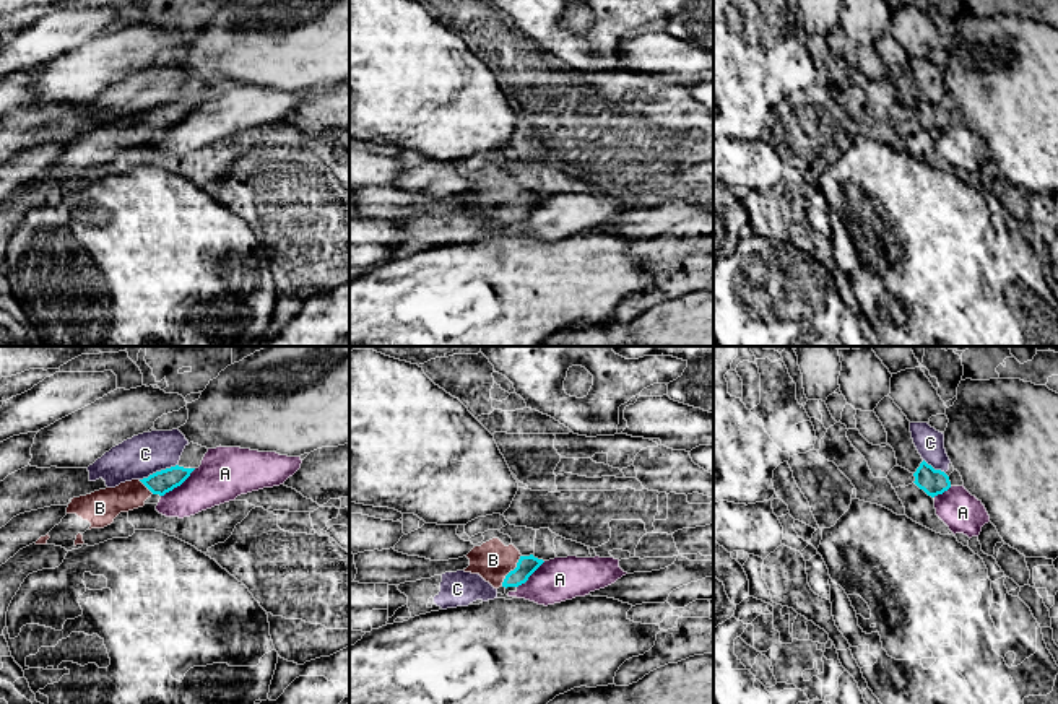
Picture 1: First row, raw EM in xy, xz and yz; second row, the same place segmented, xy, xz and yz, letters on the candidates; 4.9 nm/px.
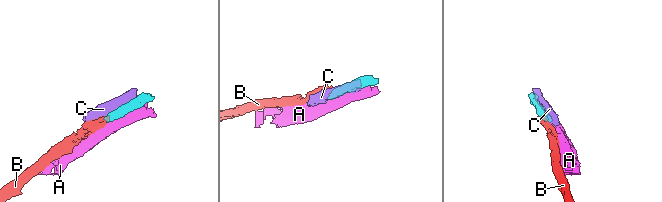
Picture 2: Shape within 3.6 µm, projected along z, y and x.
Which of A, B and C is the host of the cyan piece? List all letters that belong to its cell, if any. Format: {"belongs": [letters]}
{"belongs": ["B"]}

